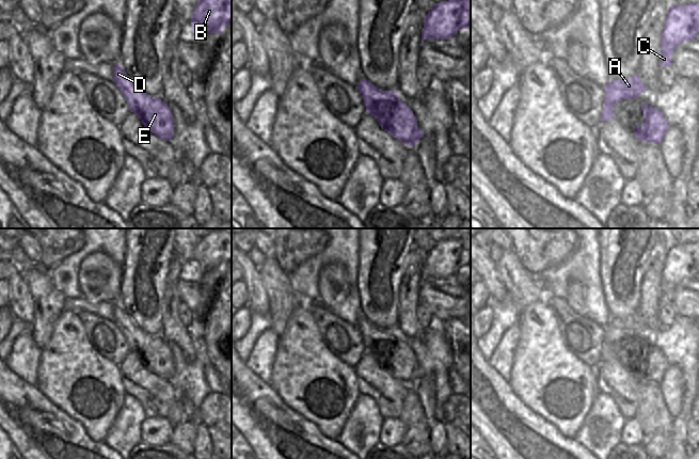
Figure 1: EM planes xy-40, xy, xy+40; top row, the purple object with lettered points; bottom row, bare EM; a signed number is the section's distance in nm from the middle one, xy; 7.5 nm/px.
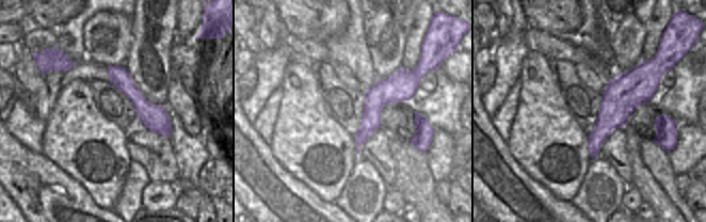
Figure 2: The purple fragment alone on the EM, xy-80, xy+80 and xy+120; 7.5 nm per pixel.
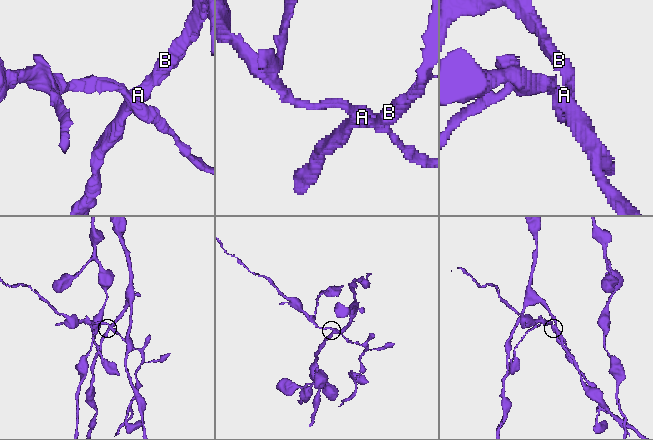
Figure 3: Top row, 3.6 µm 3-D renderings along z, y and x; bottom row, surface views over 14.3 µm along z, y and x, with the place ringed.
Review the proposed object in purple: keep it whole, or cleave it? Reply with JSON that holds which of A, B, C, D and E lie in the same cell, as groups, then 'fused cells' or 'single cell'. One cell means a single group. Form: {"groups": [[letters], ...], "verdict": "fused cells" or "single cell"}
{"groups": [["A", "B", "C"], ["D", "E"]], "verdict": "fused cells"}

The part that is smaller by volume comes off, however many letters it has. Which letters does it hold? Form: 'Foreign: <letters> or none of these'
Foreign: D, E

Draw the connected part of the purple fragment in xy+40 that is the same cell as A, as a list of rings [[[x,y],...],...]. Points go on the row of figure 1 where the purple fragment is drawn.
[[[637,74],[625,80],[611,80],[604,86],[604,90],[605,98],[603,100],[601,121],[614,118],[613,107],[619,101],[637,98],[642,91],[647,91]]]

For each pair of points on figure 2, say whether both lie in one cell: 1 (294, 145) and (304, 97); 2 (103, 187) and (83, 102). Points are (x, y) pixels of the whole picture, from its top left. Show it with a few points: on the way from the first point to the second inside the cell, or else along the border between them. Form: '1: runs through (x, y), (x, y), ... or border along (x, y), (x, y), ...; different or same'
1: runs through (302, 133), (302, 109); same
2: runs through (81, 175), (70, 161), (75, 153), (75, 126); same

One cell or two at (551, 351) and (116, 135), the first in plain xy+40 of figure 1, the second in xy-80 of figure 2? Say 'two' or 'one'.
one

